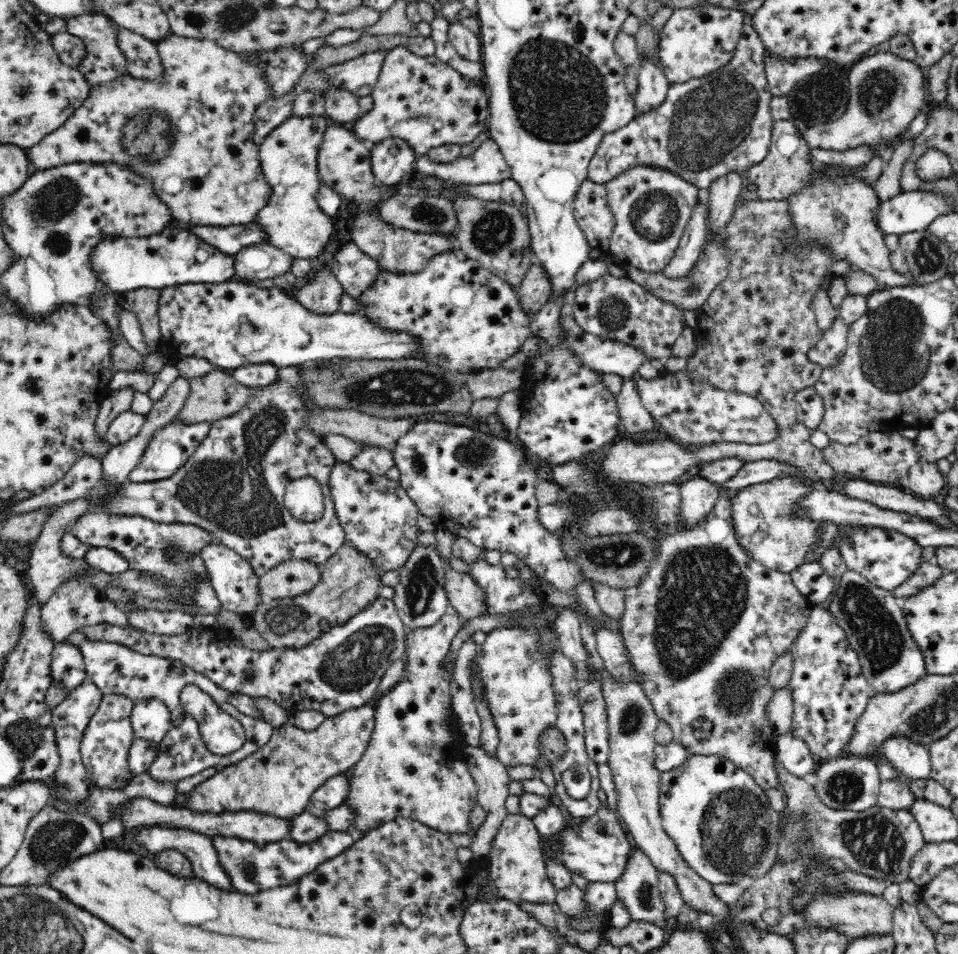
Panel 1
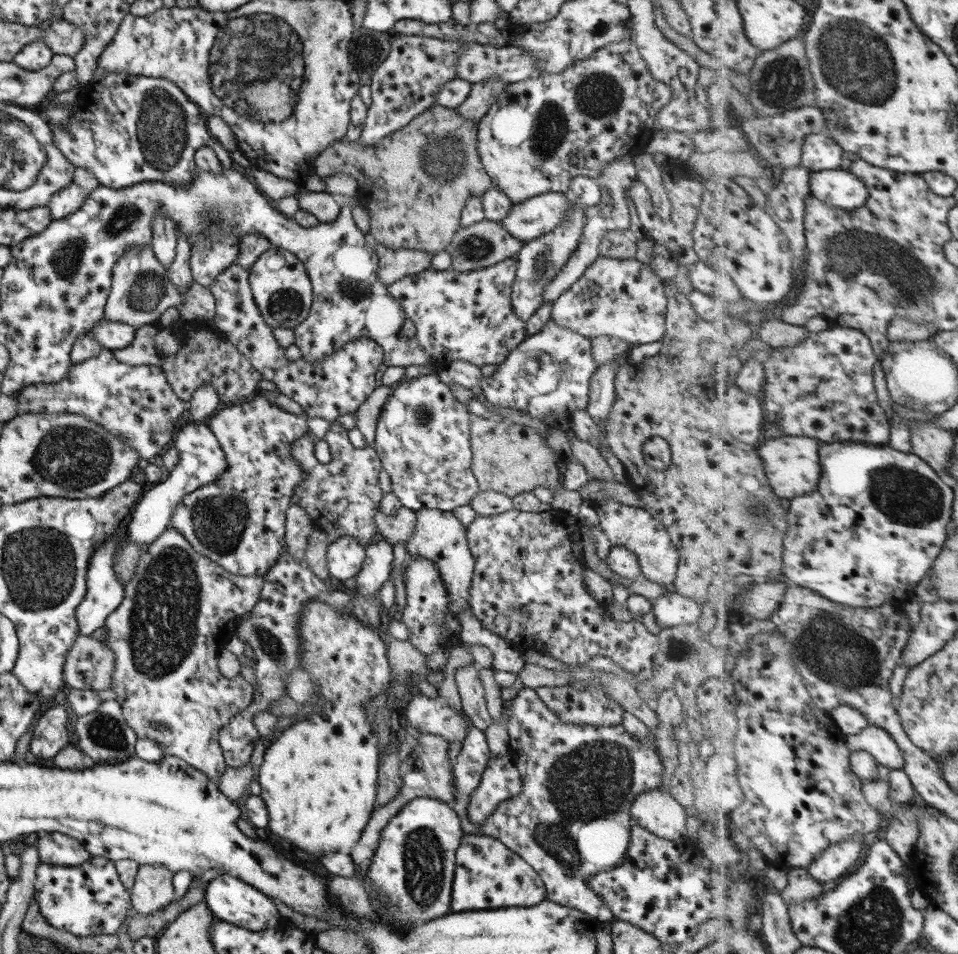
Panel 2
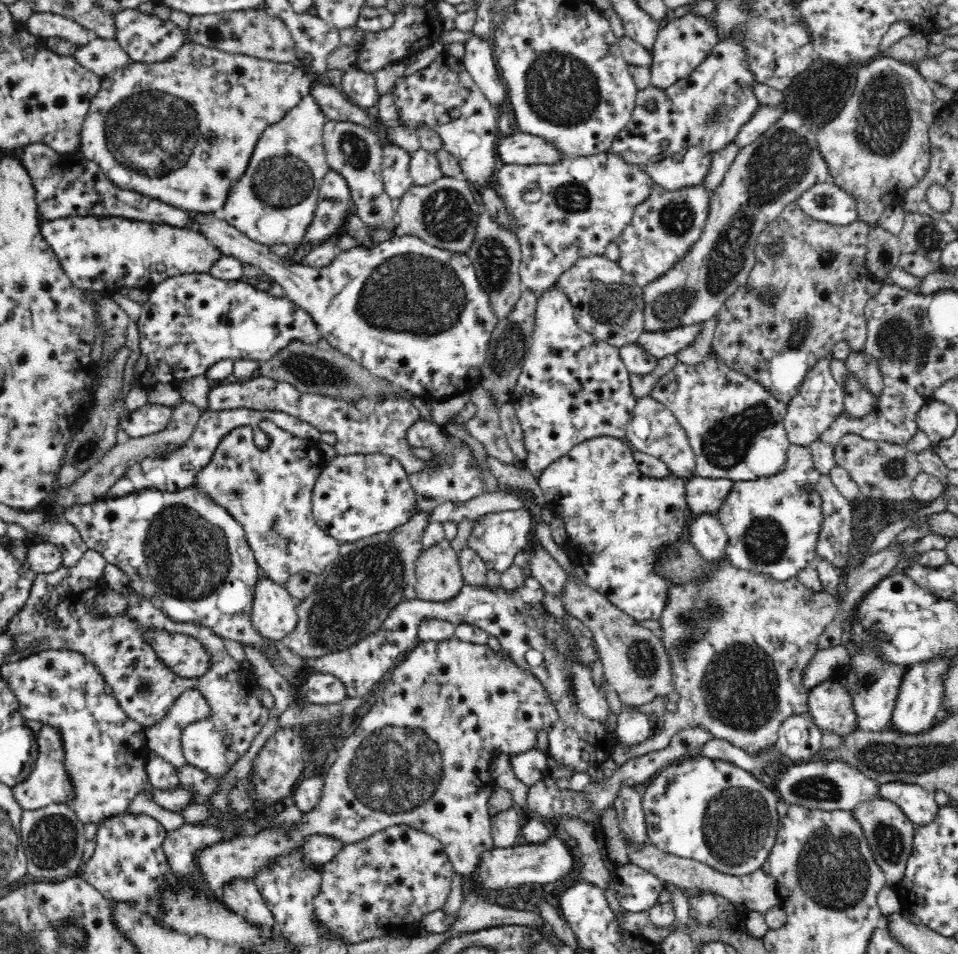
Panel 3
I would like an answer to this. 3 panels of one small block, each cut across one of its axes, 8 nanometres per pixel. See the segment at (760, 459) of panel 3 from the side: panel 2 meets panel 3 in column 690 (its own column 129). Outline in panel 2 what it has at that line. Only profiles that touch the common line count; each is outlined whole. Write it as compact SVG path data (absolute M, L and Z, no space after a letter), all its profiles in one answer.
M109 349L101 351L97 356L86 358L83 362L71 363L65 376L57 382L30 384L19 388L14 394L18 394L16 415L31 412L47 414L68 412L84 416L104 428L108 434L110 432L114 436L120 436L138 454L138 458L149 461L155 460L159 450L171 442L179 416L185 417L187 411L187 402L175 396L172 388L167 384L164 372L158 366L123 364L115 360L113 352Z

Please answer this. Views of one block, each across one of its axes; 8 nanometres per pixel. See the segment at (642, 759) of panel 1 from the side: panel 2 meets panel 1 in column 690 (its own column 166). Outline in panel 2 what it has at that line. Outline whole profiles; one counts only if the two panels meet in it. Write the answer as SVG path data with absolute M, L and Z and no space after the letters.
M160 864L138 865L129 894L134 913L148 915L160 911L174 898L172 871Z

